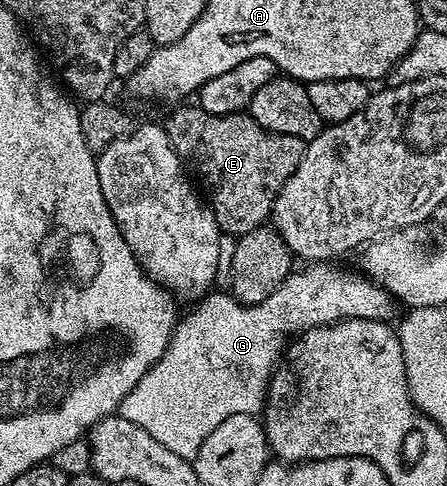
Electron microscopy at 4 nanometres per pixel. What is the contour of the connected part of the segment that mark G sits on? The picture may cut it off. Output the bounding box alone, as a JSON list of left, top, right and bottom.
[119,262,398,461]

